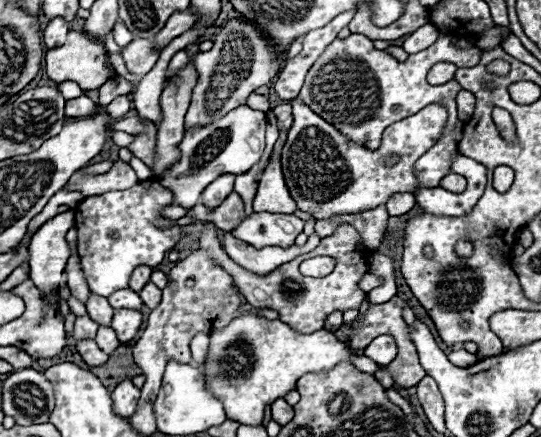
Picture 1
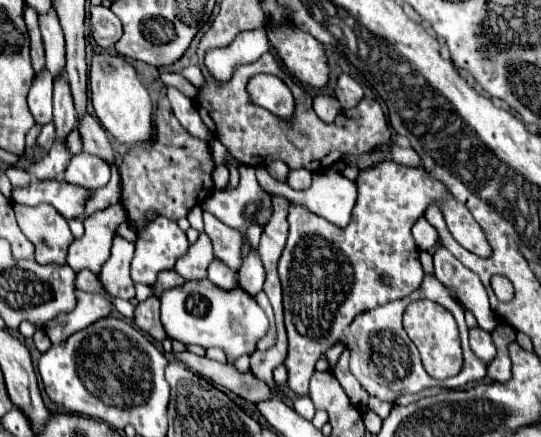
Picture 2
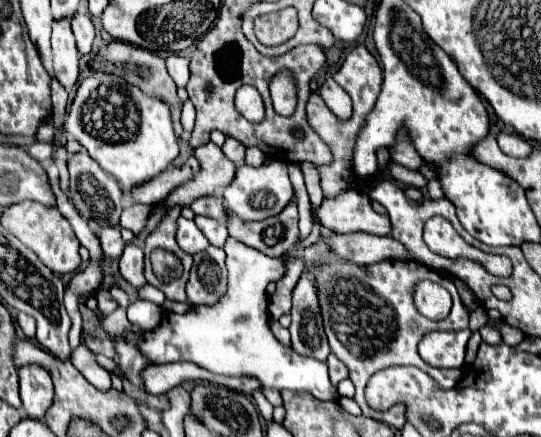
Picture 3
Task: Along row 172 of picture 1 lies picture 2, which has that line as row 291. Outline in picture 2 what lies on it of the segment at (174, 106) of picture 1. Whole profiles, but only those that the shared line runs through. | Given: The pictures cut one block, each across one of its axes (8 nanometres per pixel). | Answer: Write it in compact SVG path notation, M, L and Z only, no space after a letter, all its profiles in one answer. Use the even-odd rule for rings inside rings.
M164 270L158 274L158 280L156 284L152 286L154 293L159 296L164 290L170 290L170 288L176 288L176 286L182 286L186 280L176 272L176 270Z

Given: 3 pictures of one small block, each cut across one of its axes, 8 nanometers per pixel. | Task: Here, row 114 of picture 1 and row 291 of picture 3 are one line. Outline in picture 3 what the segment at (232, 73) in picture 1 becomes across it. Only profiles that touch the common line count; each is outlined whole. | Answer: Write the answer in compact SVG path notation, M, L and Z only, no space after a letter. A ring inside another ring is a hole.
M208 246L204 252L198 252L194 256L194 262L192 262L192 270L190 270L190 278L188 278L188 284L186 284L186 296L192 304L212 304L212 302L218 302L220 296L226 292L226 264L224 264L224 250L222 248L216 248L216 246Z

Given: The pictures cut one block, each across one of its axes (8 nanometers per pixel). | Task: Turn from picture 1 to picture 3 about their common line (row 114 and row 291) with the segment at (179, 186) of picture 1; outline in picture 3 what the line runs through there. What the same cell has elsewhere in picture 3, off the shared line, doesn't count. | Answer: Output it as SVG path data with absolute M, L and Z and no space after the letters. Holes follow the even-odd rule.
M228 238L224 244L226 252L226 266L228 266L228 288L226 294L212 306L192 306L186 314L166 312L164 318L154 330L144 332L144 342L140 342L140 350L148 356L154 364L168 364L168 362L196 362L198 366L210 370L212 374L224 376L254 376L262 382L262 386L276 388L276 390L306 391L322 401L336 401L339 394L328 378L328 366L314 358L306 358L296 354L292 348L284 348L270 330L270 312L268 309L268 295L266 286L272 280L280 280L284 274L282 258L268 258L250 246Z

